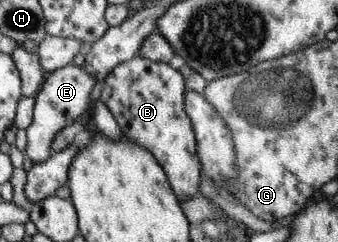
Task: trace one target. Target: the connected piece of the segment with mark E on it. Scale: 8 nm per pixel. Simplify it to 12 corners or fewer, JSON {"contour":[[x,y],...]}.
{"contour":[[72,63],[35,96],[25,154],[48,159],[56,136],[88,110],[95,78]]}

